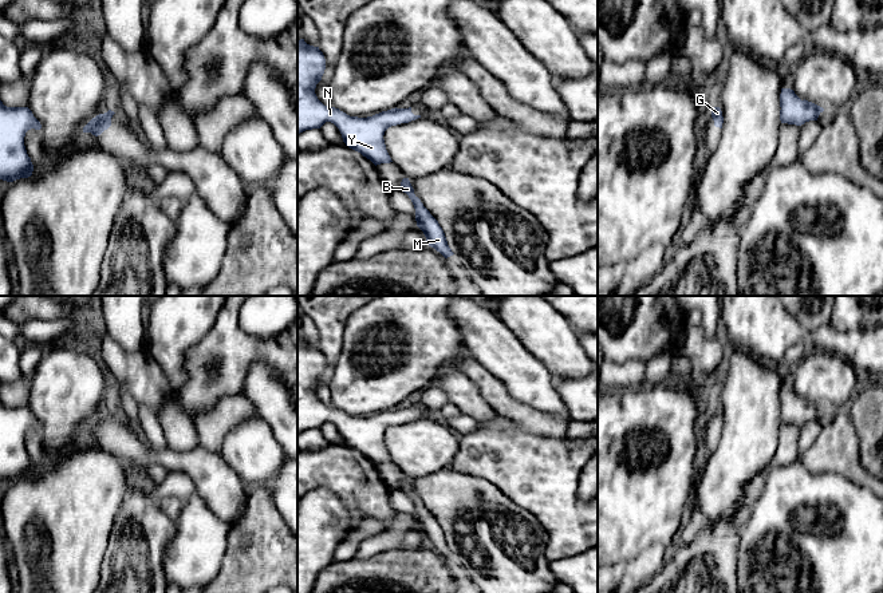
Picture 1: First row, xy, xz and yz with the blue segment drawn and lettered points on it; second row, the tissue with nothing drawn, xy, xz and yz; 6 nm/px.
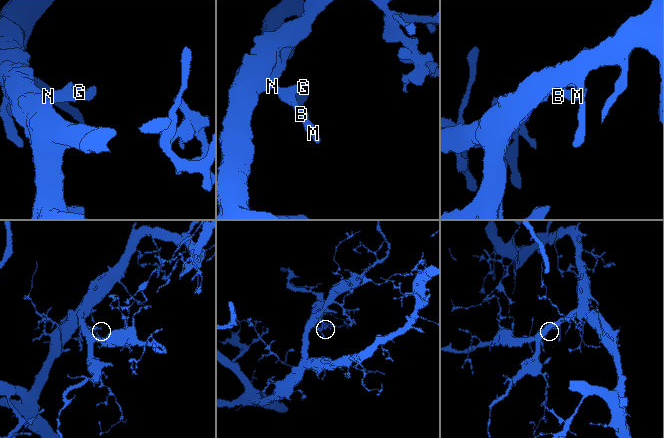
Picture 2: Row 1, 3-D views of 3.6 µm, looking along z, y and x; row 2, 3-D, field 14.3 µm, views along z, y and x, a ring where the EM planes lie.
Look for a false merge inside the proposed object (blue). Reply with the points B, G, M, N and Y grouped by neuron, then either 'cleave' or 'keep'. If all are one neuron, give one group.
B G M N Y; keep

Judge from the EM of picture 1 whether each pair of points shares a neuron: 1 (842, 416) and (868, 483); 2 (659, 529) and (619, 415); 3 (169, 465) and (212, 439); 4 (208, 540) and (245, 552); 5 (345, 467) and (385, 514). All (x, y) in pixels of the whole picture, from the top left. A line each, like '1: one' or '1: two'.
1: one
2: one
3: two
4: two
5: one

